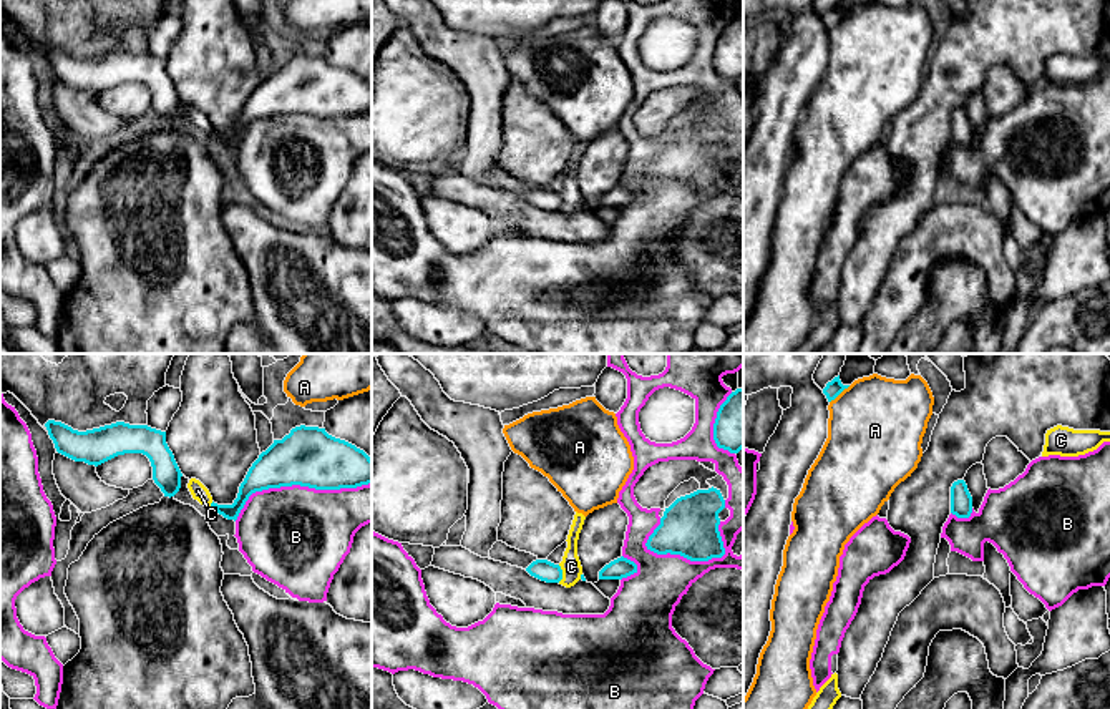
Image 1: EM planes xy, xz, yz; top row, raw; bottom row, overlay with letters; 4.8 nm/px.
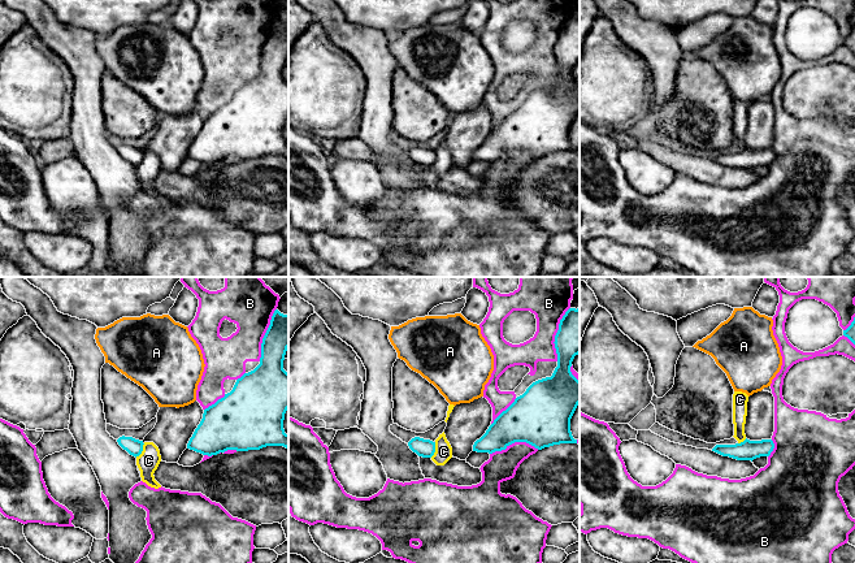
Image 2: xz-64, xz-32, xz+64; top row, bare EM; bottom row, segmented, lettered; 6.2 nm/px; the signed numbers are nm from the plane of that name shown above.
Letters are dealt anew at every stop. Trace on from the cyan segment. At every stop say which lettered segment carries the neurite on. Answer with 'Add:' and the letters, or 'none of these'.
Add: none of these

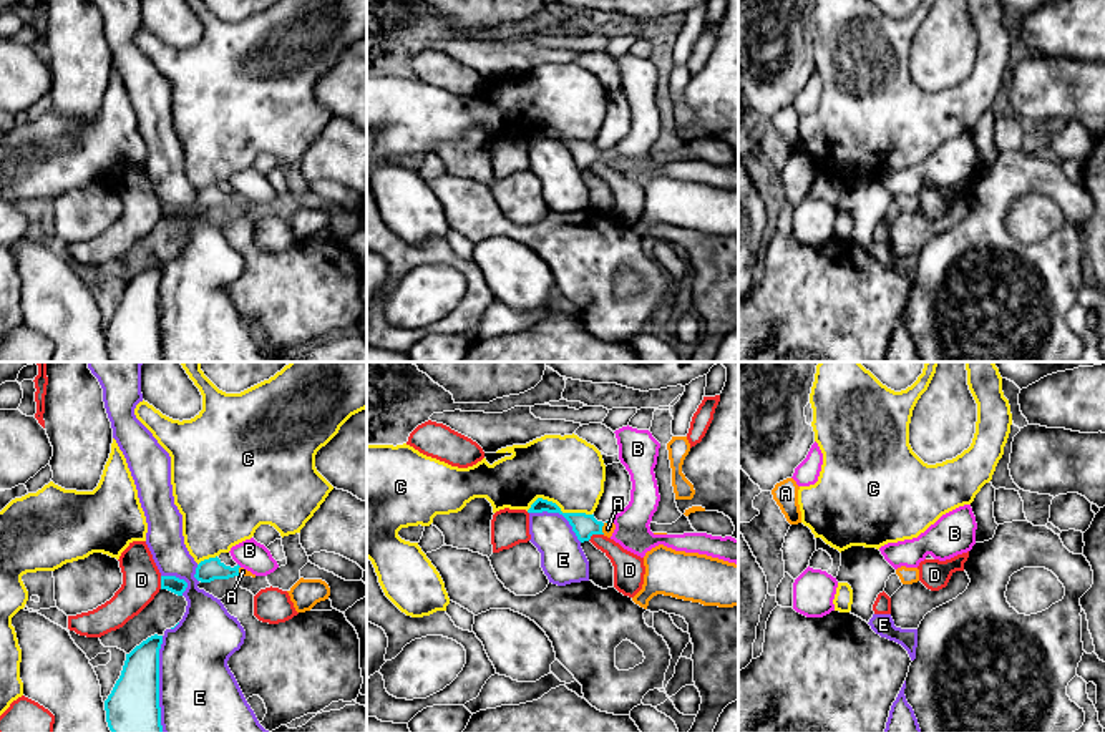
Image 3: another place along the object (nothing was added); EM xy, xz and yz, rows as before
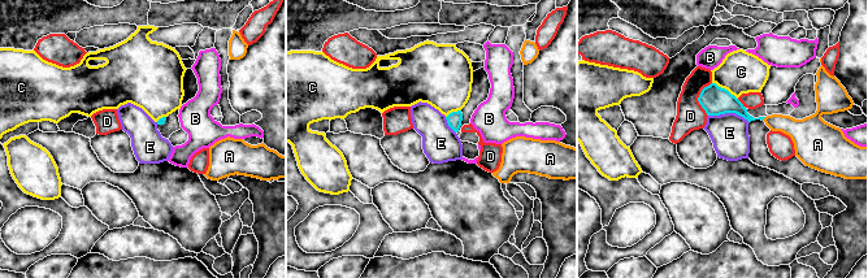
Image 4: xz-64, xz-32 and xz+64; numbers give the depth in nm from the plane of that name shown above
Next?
Add: A

